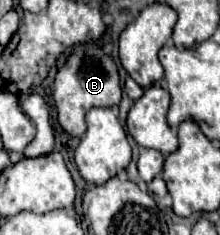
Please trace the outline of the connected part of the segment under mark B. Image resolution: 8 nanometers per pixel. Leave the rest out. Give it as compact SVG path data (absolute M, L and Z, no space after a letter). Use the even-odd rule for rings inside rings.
M98 43L76 45L70 51L64 67L58 69L56 73L52 95L58 111L58 123L68 135L80 137L86 131L84 115L86 111L90 111L90 107L114 107L120 103L122 89L120 89L118 67L112 61L112 57L100 49Z

